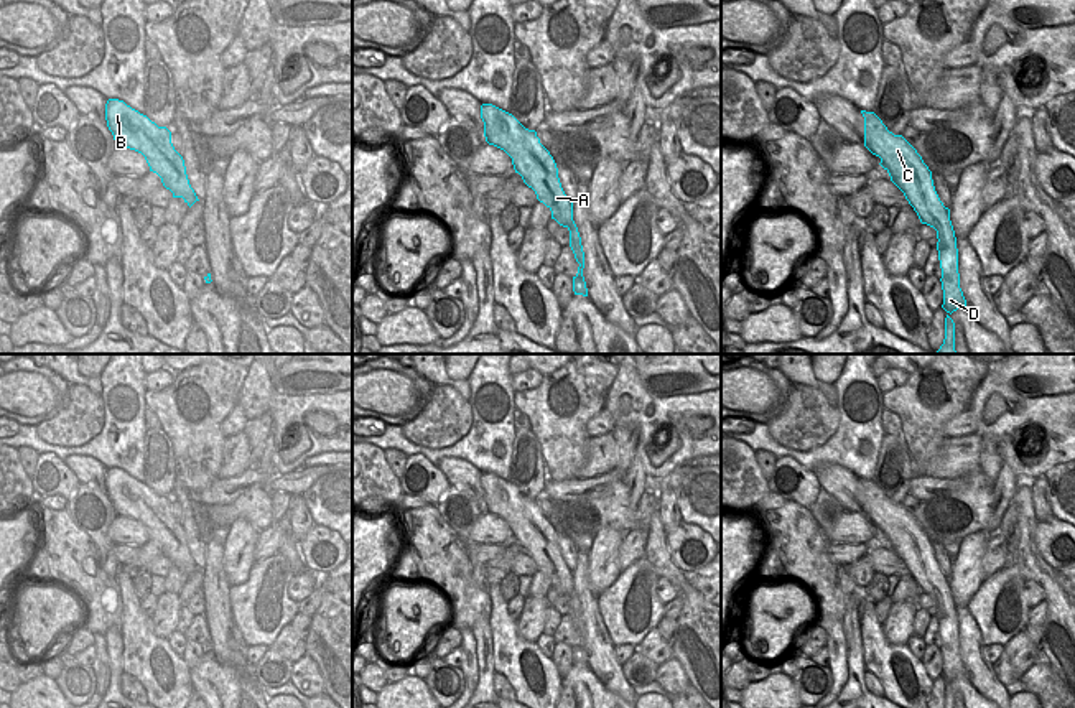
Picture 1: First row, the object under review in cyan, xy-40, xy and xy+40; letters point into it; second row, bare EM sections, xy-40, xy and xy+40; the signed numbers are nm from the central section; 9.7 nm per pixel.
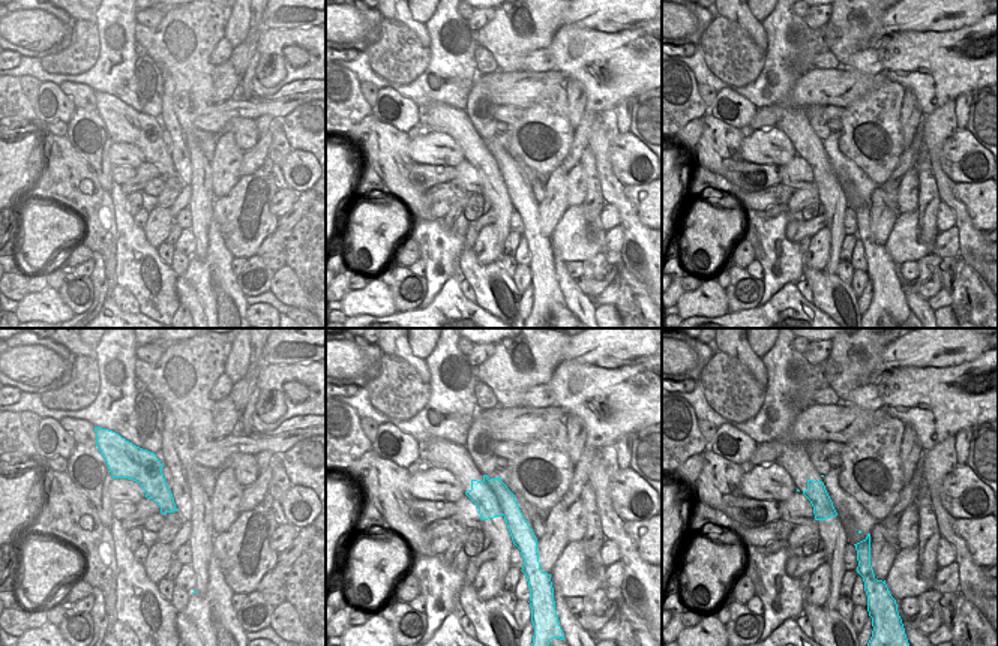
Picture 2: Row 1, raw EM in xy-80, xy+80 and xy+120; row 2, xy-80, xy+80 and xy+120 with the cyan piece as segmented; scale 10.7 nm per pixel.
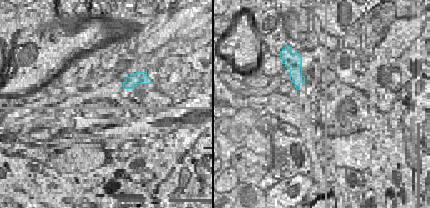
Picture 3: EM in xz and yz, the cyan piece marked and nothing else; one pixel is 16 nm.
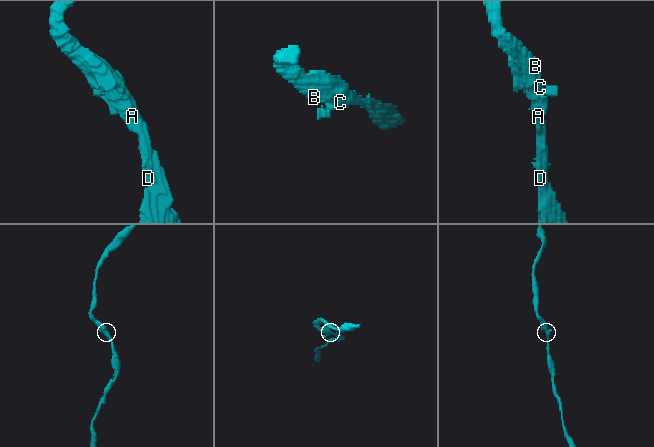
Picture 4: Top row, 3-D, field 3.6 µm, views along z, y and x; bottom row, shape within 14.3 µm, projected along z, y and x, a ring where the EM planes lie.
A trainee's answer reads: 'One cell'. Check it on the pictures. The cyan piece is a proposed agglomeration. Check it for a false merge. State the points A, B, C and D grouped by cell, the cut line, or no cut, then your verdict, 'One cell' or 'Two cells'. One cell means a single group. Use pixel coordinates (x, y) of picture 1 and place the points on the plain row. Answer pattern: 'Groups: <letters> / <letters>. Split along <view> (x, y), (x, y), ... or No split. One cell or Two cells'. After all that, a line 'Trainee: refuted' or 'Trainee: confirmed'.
Groups: A B C D. No split. One cell
Trainee: confirmed

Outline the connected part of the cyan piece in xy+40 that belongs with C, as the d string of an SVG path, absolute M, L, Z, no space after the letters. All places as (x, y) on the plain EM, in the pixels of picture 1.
M861 479L864 486L864 515L876 525L881 527L881 535L889 542L891 550L904 561L909 573L917 581L922 593L927 593L937 599L937 619L942 637L942 659L943 659L943 673L942 677L948 682L945 687L945 708L955 708L955 692L950 687L958 677L966 677L966 668L960 657L960 642L958 642L958 617L956 606L950 589L950 578L940 570L932 540L924 532L917 519L902 505L894 504L887 499L882 489L874 481Z

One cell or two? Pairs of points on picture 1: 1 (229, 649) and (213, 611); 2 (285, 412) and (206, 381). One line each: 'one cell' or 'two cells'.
1: one cell
2: two cells

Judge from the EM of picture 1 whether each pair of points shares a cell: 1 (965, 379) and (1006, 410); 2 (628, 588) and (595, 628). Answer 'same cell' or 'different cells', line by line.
1: different cells
2: different cells

